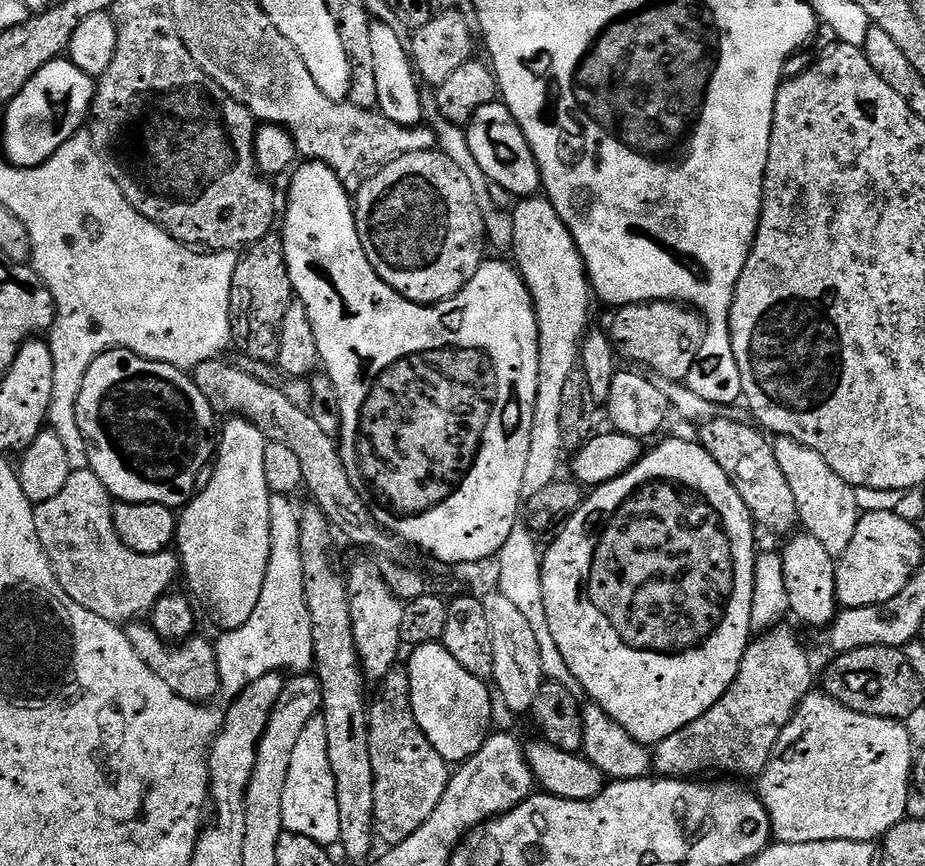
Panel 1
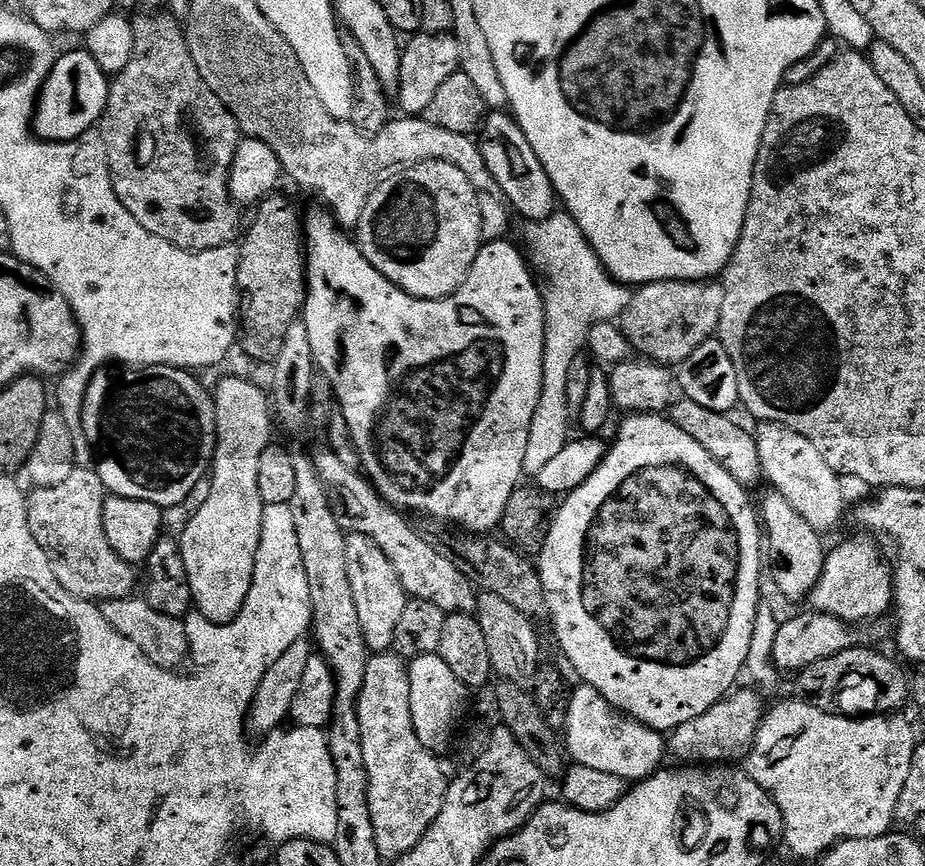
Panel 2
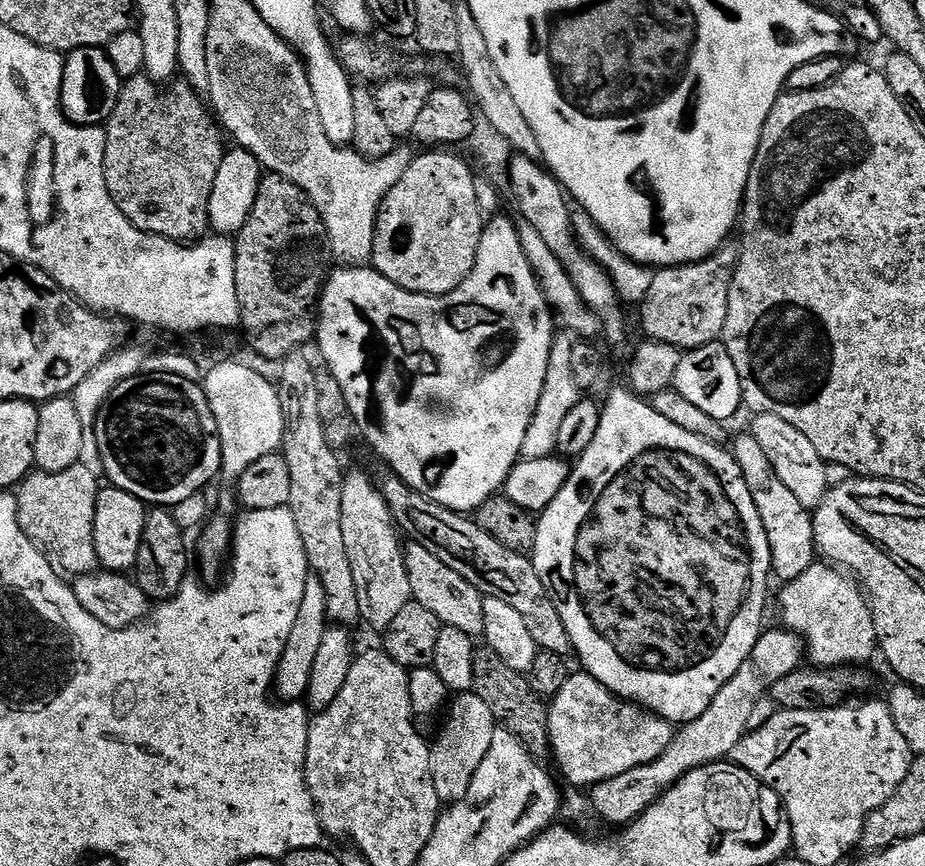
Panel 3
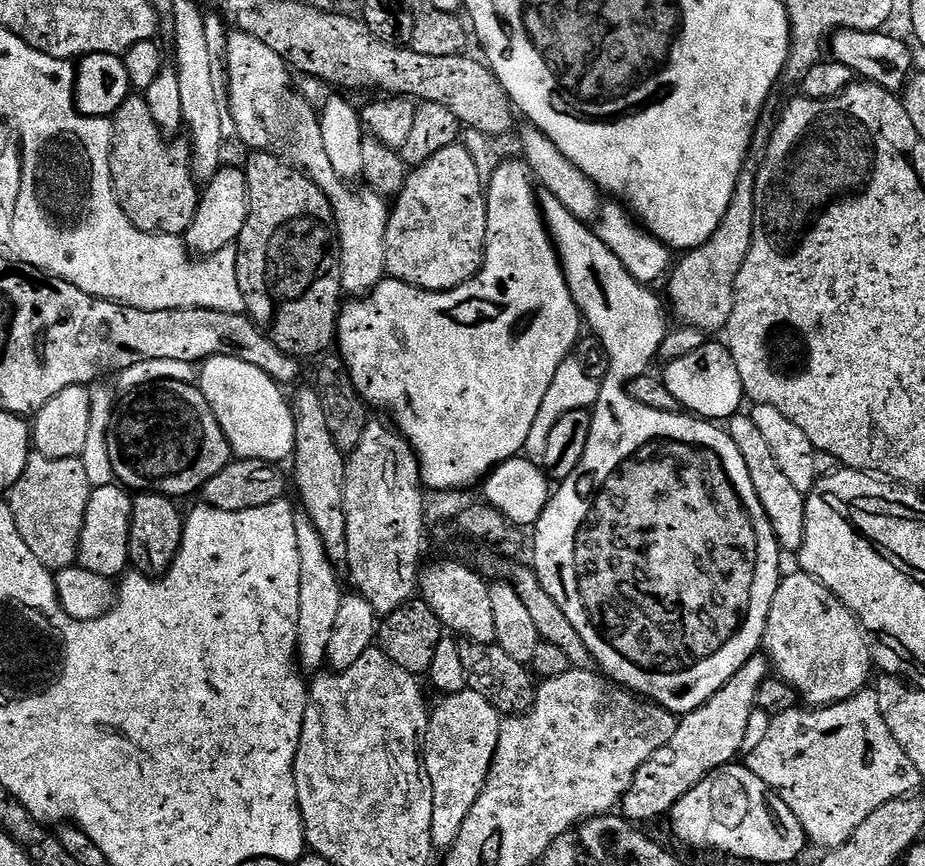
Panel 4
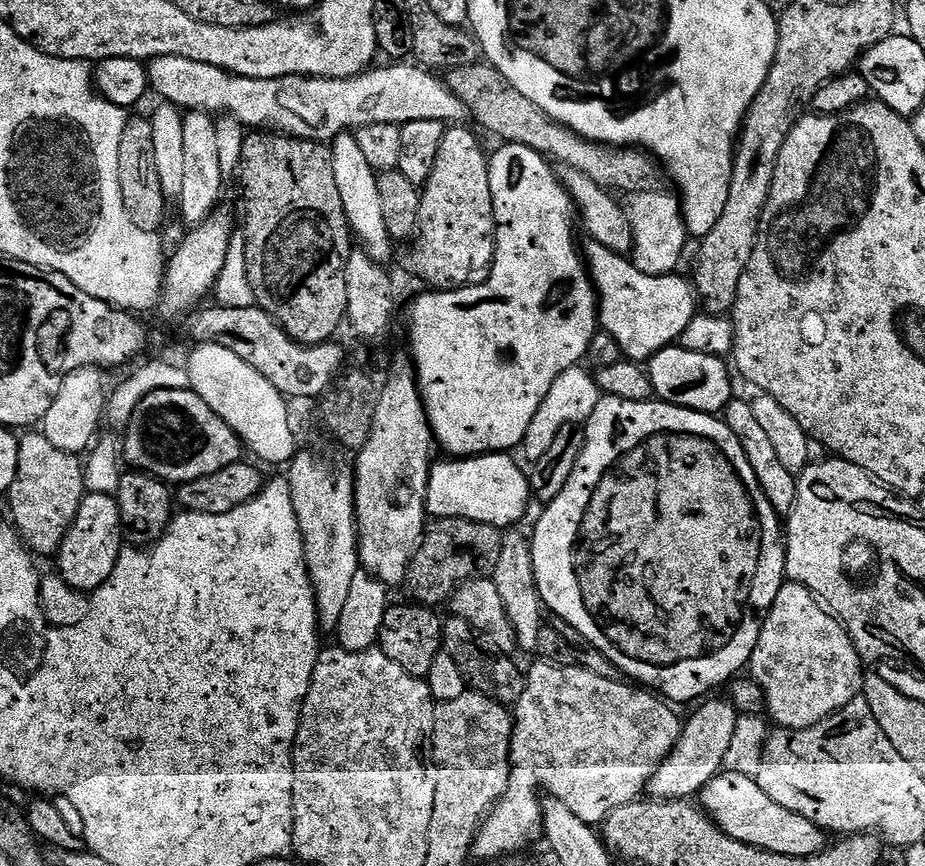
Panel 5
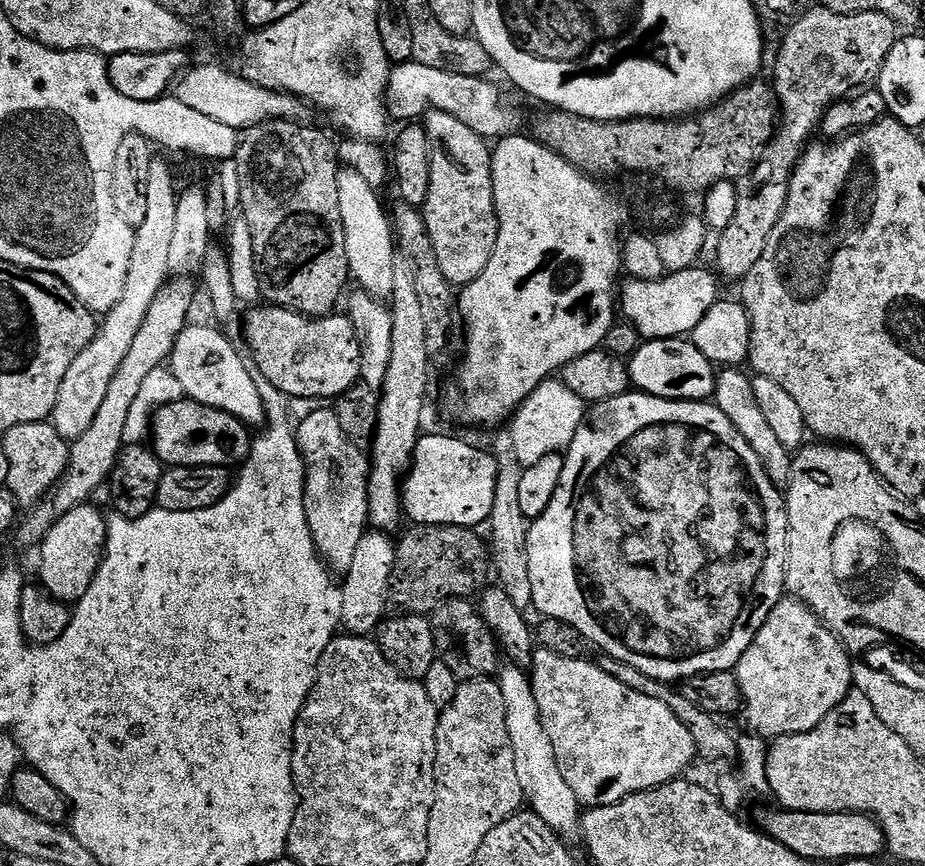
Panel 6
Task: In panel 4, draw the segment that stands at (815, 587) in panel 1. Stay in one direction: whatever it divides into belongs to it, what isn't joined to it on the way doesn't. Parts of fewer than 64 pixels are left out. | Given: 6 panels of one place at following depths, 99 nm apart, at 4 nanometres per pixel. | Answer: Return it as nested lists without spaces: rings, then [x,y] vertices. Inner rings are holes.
[[[737,414],[729,416],[726,421],[726,431],[738,446],[742,459],[746,462],[746,470],[750,470],[750,482],[754,482],[754,490],[758,494],[758,502],[762,502],[762,510],[766,510],[766,518],[770,518],[770,526],[785,553],[799,553],[802,538],[806,534],[806,499],[805,493],[798,491],[782,474],[782,466],[778,466],[778,458],[774,458],[774,450],[766,443],[766,438],[758,426],[754,426],[751,415]]]

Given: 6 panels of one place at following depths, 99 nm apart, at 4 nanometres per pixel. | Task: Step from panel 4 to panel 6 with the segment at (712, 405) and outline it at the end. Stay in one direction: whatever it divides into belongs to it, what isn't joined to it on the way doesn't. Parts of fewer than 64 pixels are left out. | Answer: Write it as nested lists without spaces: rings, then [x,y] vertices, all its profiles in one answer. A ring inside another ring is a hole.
[[[691,339],[649,340],[627,361],[631,383],[646,396],[663,400],[699,400],[708,402],[716,390],[717,369],[692,345]]]

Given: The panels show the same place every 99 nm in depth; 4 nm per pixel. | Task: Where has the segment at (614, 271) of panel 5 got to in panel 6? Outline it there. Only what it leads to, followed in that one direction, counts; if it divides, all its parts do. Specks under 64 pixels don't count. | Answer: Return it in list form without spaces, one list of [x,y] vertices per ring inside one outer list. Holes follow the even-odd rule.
[[[693,266],[662,276],[659,280],[633,280],[621,287],[618,304],[627,323],[636,327],[636,333],[645,341],[675,340],[687,337],[706,318],[706,310],[721,299],[721,281],[711,267]]]

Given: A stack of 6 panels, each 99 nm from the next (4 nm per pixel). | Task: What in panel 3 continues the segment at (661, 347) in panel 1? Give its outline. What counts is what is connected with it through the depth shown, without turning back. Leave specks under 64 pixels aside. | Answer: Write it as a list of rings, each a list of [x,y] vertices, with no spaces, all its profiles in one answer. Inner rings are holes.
[[[725,243],[712,256],[697,264],[680,264],[676,268],[661,268],[650,282],[650,294],[639,304],[640,324],[649,340],[666,342],[681,350],[715,344],[723,337],[726,310],[730,302],[732,270],[736,267],[740,249],[735,243]]]

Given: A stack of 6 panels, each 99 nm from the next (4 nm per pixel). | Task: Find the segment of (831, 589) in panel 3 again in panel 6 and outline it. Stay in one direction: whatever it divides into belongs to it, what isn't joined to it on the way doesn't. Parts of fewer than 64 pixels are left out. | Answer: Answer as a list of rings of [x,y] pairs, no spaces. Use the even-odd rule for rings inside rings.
[[[782,598],[736,663],[749,733],[763,738],[814,730],[853,691],[853,657],[843,642],[800,600]]]

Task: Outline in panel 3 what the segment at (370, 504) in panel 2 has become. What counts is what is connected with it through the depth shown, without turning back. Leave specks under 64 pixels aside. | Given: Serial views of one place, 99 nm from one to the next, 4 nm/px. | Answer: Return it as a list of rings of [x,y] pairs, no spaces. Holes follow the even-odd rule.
[[[415,542],[409,543],[404,557],[406,558],[406,568],[410,574],[412,598],[422,606],[426,606],[426,610],[433,612],[443,627],[462,630],[464,634],[470,634],[473,638],[483,637],[484,595],[474,586],[470,586],[470,582],[466,582],[466,578],[462,578],[462,574],[450,570],[450,566],[446,566],[446,562],[442,562],[436,555],[430,554],[430,550],[426,550],[426,546]]]

